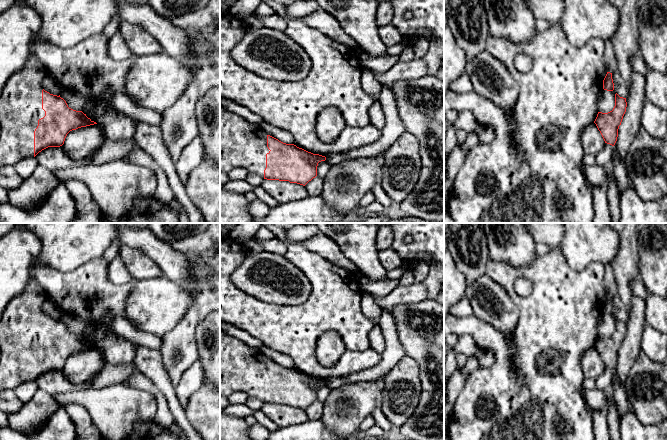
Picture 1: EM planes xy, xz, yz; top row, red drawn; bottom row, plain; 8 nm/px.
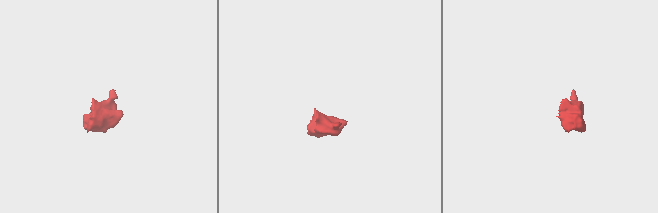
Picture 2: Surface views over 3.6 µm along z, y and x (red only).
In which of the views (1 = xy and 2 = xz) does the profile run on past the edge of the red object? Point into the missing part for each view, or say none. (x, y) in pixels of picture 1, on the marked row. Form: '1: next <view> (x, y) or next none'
1: next xy (21, 100)
2: next xz (242, 144)

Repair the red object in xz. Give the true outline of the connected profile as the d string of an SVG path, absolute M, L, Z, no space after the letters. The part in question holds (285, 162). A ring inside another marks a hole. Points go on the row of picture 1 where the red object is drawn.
M220 106L220 171L244 167L267 180L289 181L305 186L317 176L317 166L326 157L313 154L294 144L286 144Z

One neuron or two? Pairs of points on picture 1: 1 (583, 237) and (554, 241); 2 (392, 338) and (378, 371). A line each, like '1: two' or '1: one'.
1: two
2: one

